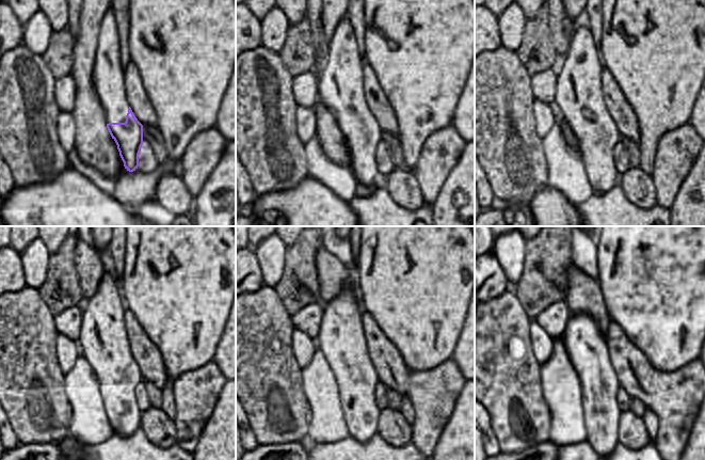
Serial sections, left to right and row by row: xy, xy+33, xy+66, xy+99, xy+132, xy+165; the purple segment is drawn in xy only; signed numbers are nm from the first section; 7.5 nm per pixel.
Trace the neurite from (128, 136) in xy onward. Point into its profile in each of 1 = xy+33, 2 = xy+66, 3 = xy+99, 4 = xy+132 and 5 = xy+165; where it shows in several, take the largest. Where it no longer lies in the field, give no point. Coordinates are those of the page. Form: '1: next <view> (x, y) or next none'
1: next xy+33 (364, 140)
2: next xy+66 (597, 142)
3: next xy+99 (119, 382)
4: next xy+132 (358, 384)
5: next xy+165 (601, 387)

